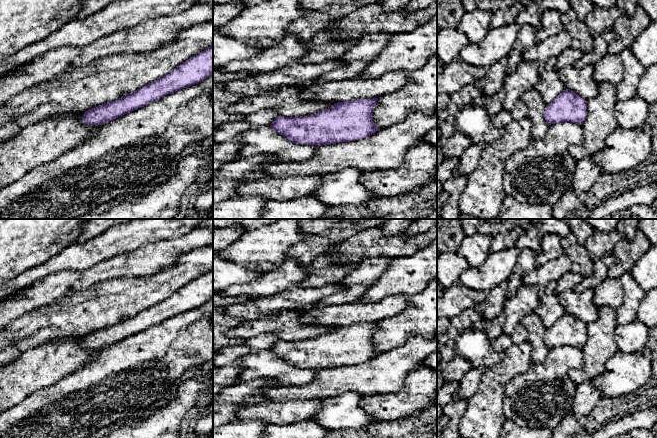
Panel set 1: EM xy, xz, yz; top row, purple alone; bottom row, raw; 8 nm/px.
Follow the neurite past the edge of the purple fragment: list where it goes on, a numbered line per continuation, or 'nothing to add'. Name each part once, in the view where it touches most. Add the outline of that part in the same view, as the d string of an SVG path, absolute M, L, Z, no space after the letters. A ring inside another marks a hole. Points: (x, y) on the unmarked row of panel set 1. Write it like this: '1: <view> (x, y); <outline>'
nothing to add

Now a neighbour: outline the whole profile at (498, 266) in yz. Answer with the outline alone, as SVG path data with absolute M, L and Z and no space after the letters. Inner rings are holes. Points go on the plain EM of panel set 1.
M516 247L490 253L479 267L469 267L460 276L464 286L489 292L503 281L508 281L517 264L520 250Z

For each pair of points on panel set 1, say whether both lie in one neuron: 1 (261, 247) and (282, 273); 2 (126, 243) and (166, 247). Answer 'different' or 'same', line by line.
1: different
2: different

